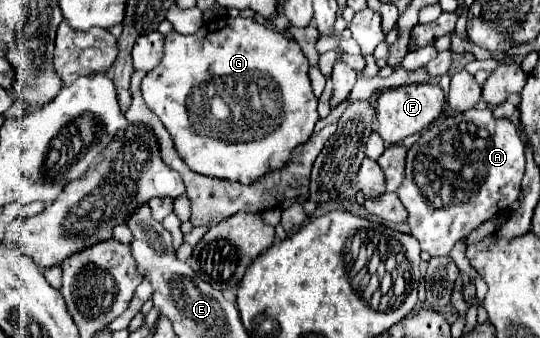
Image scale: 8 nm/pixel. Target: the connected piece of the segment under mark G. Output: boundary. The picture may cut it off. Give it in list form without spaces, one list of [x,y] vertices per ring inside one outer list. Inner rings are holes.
[[[218,16],[208,20],[196,34],[182,36],[178,32],[170,32],[166,36],[164,58],[152,72],[144,76],[142,94],[148,108],[170,132],[180,158],[194,172],[250,184],[266,174],[266,170],[282,168],[286,158],[290,158],[290,150],[296,144],[306,142],[314,130],[314,124],[320,116],[316,112],[318,100],[312,94],[308,70],[310,62],[302,54],[296,40],[274,32],[254,18]],[[214,96],[222,98],[222,102],[228,106],[228,118],[218,118],[212,114],[210,102]]]

